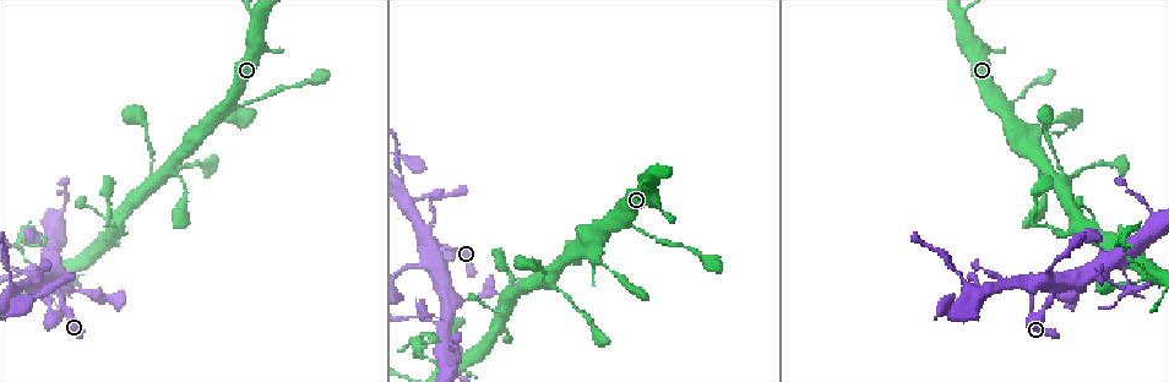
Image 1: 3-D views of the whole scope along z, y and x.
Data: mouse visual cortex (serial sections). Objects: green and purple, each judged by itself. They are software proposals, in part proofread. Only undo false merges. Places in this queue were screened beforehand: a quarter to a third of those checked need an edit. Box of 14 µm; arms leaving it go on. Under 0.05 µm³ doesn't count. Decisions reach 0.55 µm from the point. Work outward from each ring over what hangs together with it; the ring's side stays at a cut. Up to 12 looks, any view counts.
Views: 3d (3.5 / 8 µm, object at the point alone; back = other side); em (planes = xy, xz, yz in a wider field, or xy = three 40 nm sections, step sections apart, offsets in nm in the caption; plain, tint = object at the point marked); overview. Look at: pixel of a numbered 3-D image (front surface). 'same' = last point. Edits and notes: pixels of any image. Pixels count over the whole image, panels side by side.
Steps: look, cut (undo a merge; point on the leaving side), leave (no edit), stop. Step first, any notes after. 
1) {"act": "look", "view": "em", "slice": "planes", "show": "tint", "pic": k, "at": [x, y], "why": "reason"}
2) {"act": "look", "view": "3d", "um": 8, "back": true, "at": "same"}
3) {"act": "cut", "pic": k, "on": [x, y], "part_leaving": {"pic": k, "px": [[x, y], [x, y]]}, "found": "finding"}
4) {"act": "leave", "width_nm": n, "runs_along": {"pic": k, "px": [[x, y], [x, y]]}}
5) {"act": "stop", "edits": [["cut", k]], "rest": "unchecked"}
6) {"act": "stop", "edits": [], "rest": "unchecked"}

{"act": "look", "view": "3d", "um": 3.5, "pic": 1, "at": [1011, 101], "why": "calibre changes"}

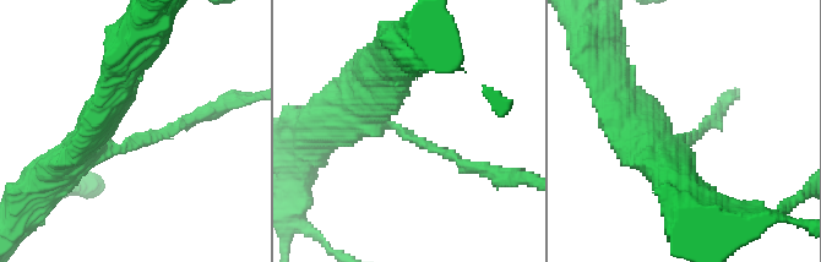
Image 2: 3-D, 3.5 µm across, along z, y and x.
{"act": "look", "view": "em", "slice": "xy", "step": 5, "show": "tint", "pic": 2, "at": [412, 137], "arm_widths_nm": [150, 400], "why": "need the tissue"}

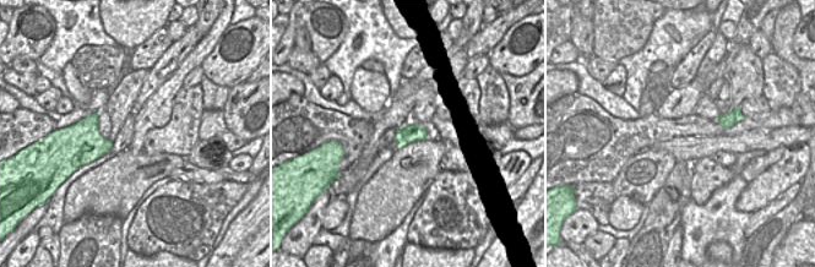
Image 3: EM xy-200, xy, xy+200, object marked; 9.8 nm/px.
{"act": "leave", "runs_along": {"pic": 2, "px": [[351, 101], [365, 120], [483, 170]]}, "found": "continuous, no second cell"}

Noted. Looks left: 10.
{"act": "look", "view": "3d", "um": 8, "back": true, "pic": 1, "at": [152, 175], "why": "thick turns thin"}

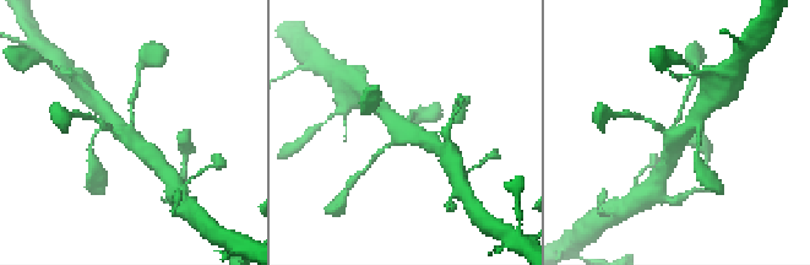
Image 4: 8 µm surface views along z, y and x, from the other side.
{"act": "look", "view": "em", "slice": "xy", "step": 2, "show": "tint", "pic": 4, "at": [671, 132], "arms": 4, "arm_widths_nm": [150, 150, 450, 500]}

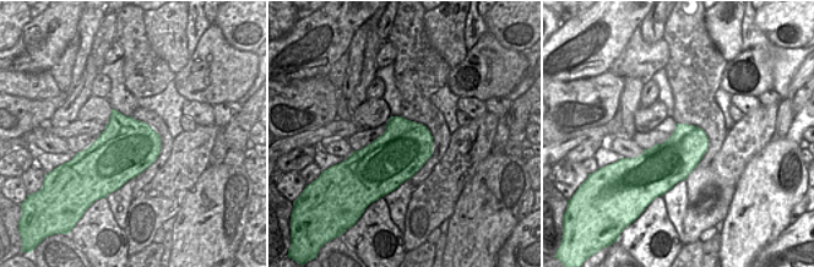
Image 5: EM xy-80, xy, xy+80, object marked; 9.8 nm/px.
{"act": "leave", "runs_along": {"pic": 4, "px": [[105, 113], [155, 160]]}, "found": "one cell here"}

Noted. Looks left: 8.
{"act": "look", "view": "3d", "um": 3.5, "pic": 1, "at": [20, 239], "why": "abrupt turn"}

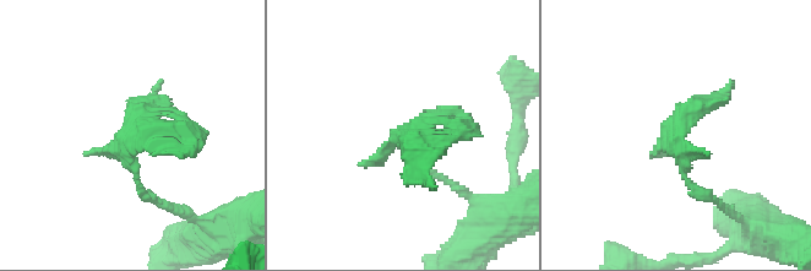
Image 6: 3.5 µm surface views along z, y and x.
{"act": "look", "view": "em", "slice": "xy", "step": 1, "show": "tint", "pic": 6, "at": [126, 135], "why": "shape alone is not enough"}

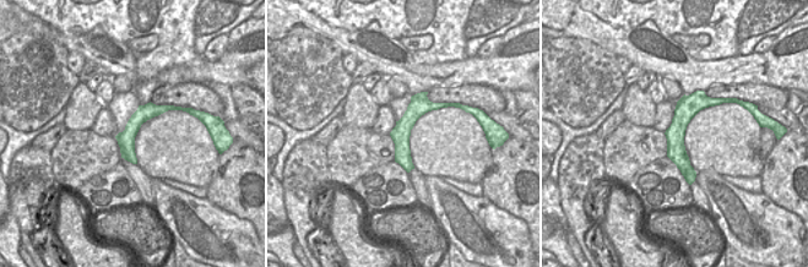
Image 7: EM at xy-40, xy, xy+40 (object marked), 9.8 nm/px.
{"act": "cut", "pic": 6, "on": [671, 134], "part_leaving": {"pic": 6, "px": [[682, 172], [682, 115]]}, "found": "a second cell is stuck on"}

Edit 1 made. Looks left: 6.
{"act": "look", "view": "3d", "um": 8, "back": true, "pic": 1, "at": [431, 251], "why": "a fork"}

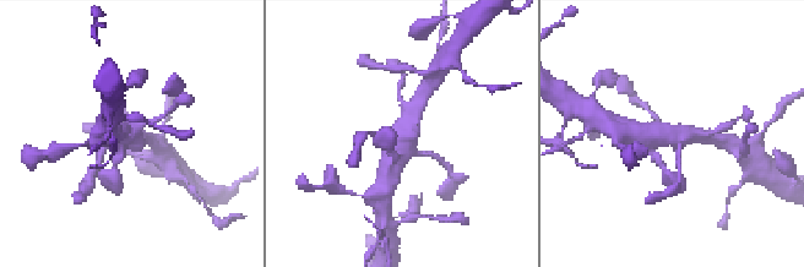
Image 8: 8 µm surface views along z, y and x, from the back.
{"act": "look", "view": "3d", "um": 3.5, "pic": 8, "at": [679, 136]}

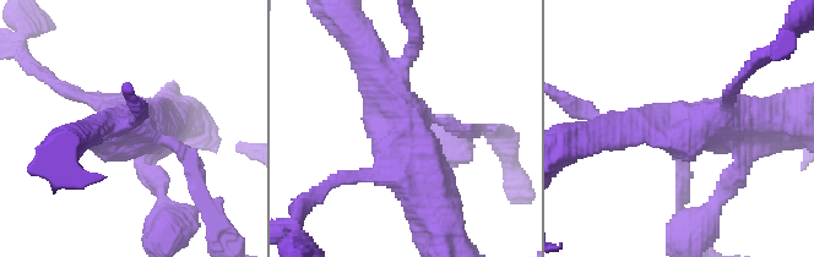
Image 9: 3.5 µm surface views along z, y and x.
{"act": "look", "view": "em", "slice": "xy", "step": 3, "show": "tint", "pic": 9, "at": [411, 136], "why": "now the EM"}

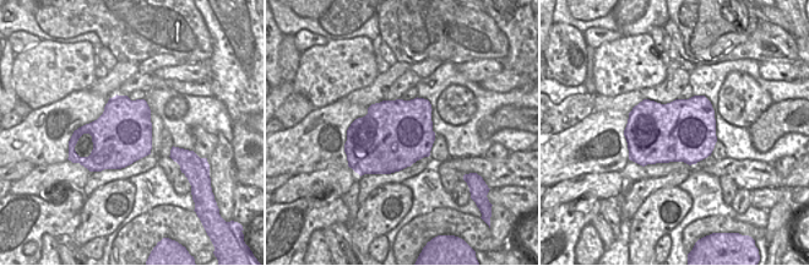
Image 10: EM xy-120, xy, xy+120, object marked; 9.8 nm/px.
{"act": "leave", "runs_along": {"pic": 9, "px": [[683, 171], [669, 137], [761, 126]]}, "found": "all the same cell"}

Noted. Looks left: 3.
{"act": "look", "view": "3d", "um": 8, "back": true, "pic": 1, "at": [1082, 282], "why": "three arms meet"}

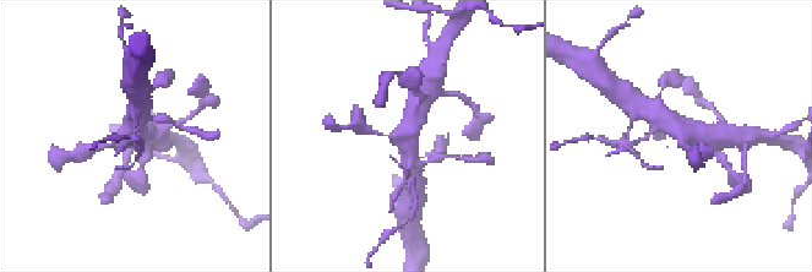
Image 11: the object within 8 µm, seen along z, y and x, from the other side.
{"act": "look", "view": "em", "slice": "xy", "step": 5, "show": "tint", "pic": 11, "at": [682, 136], "arms": 3, "arm_widths_nm": [150, 500, 500], "why": "need the tissue"}

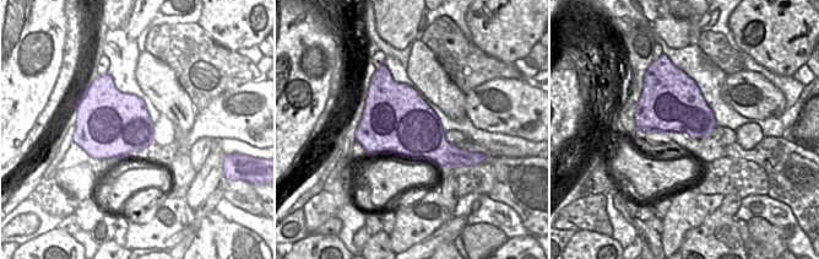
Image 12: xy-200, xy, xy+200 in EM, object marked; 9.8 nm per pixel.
{"act": "cut", "pic": 11, "on": [365, 130], "part_leaving": {"pic": 11, "px": [[386, 135], [361, 126], [337, 128]]}, "found": "a second cell is stuck on"}

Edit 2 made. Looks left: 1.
{"act": "stop", "edits": [["cut", 6], ["cut", 11]], "rest": "unchecked"}

